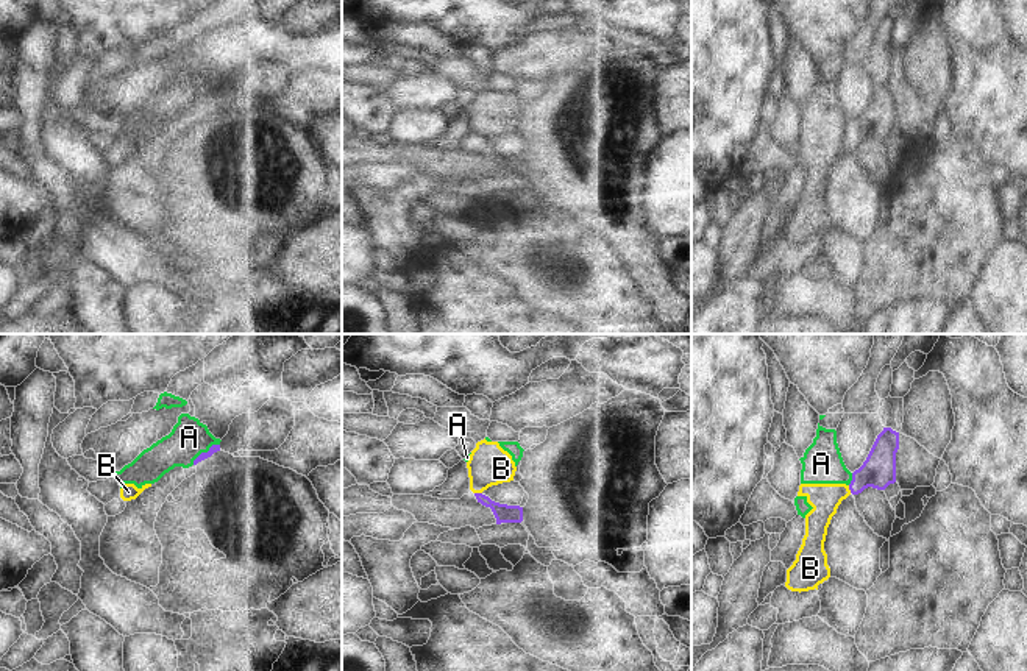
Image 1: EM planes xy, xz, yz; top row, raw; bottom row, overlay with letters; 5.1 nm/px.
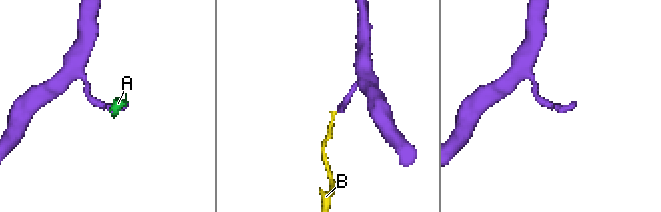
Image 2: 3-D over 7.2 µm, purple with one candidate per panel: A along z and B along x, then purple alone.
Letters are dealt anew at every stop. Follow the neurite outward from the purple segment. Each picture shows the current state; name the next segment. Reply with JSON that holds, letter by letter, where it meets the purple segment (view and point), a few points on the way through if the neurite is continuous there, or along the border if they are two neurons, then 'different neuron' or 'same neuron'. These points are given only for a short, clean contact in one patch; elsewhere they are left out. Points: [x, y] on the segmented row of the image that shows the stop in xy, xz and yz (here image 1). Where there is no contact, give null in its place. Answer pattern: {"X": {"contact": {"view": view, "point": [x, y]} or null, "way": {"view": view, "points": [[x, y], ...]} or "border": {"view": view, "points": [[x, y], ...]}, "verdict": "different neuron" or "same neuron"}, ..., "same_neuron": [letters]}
{"A": {"contact": {"view": "xy", "point": [205, 453]}, "verdict": "different neuron"}, "B": {"contact": {"view": "xz", "point": [478, 493]}, "border": {"view": "xz", "points": [[475, 492], [481, 493]]}, "verdict": "different neuron"}, "same_neuron": []}

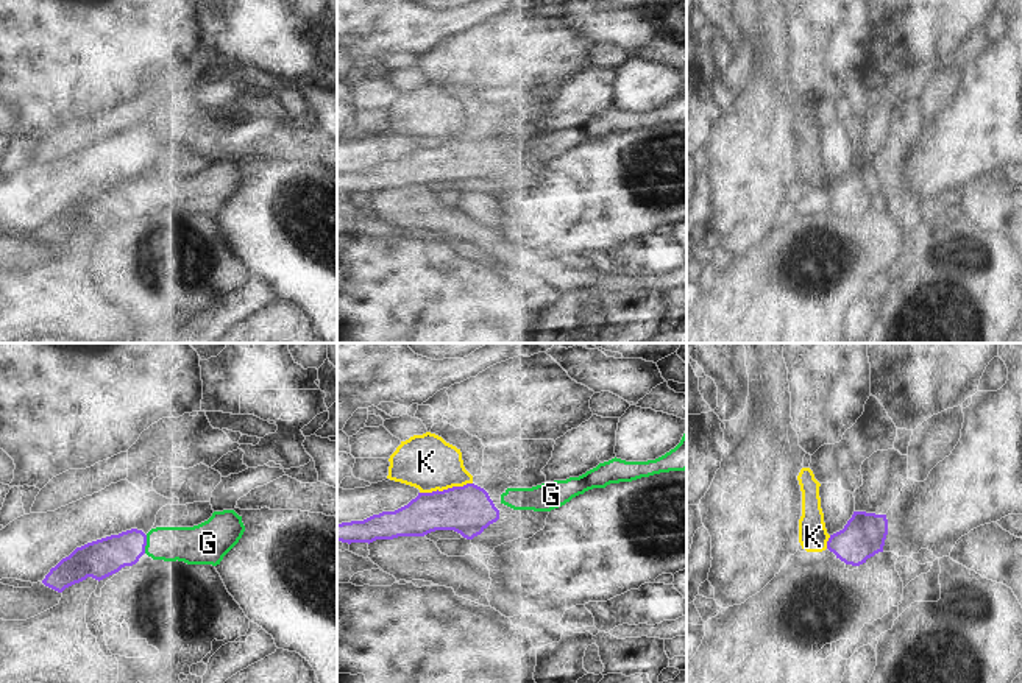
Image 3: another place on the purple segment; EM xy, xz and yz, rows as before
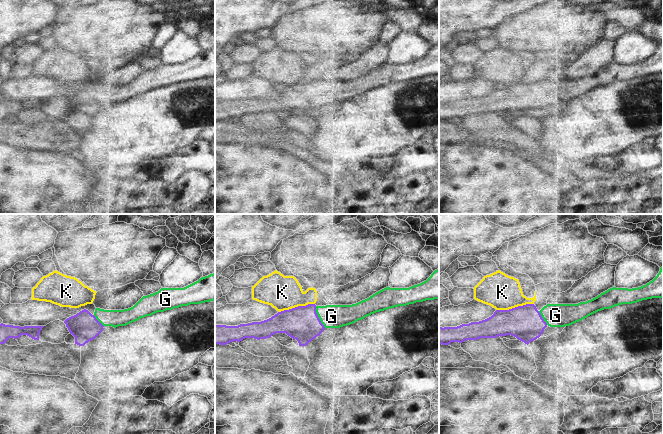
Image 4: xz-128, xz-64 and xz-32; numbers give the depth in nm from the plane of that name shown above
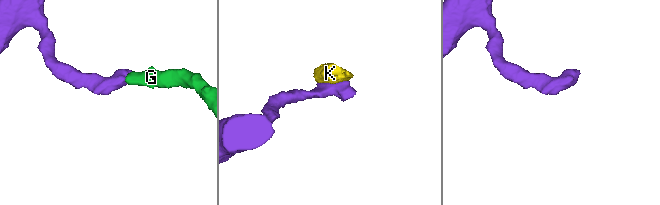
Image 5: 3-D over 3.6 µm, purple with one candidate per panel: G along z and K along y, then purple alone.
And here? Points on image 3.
{"G": {"contact": {"view": "xy", "point": [145, 544]}, "way": {"view": "xy", "points": [[100, 559], [131, 544], [145, 544], [194, 544]]}, "verdict": "same neuron"}, "K": {"contact": {"view": "xz", "point": [445, 490]}, "verdict": "different neuron"}, "same_neuron": ["G"]}

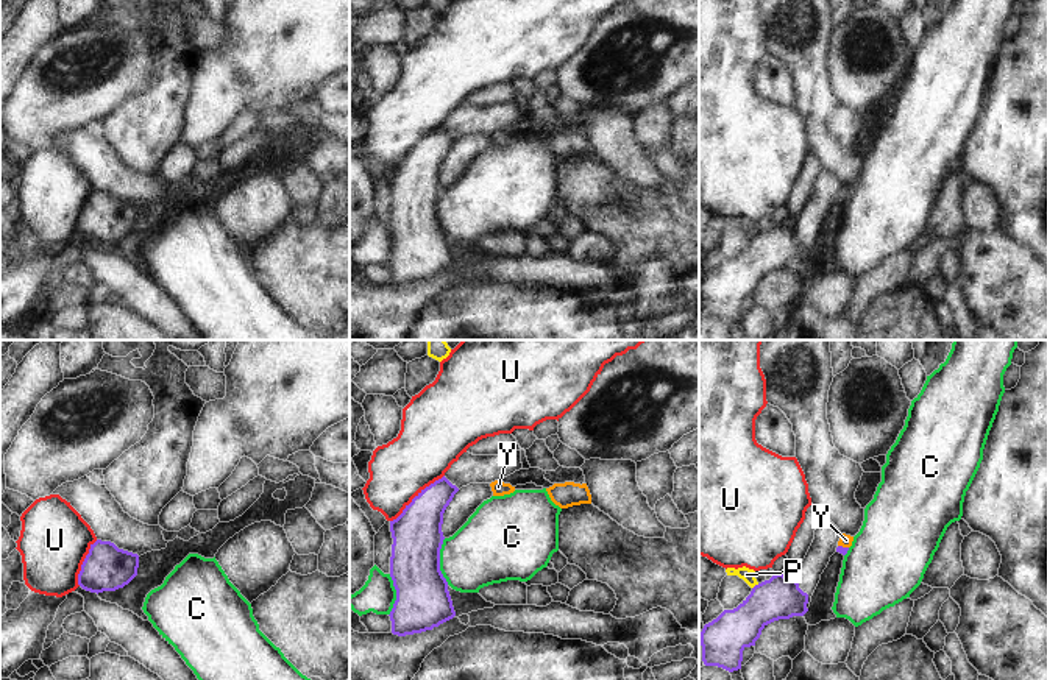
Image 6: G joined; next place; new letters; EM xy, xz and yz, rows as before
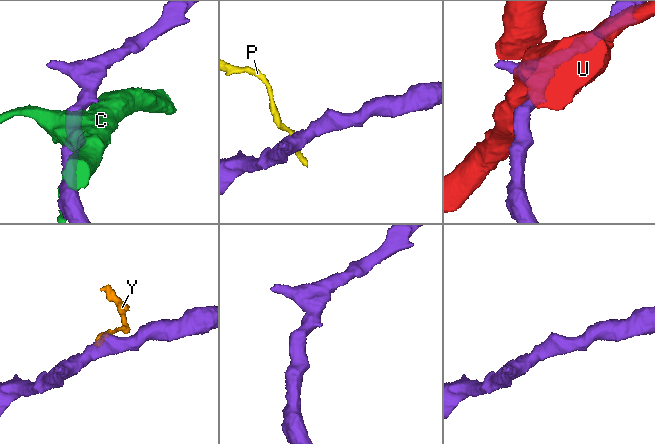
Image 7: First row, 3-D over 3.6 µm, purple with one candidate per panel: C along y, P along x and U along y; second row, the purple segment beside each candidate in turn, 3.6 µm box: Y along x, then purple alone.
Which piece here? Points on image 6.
{"C": {"contact": {"view": "xz", "point": [439, 562]}, "verdict": "different neuron"}, "P": {"contact": {"view": "yz", "point": [755, 585]}, "border": {"view": "yz", "points": [[759, 584], [752, 588]]}, "verdict": "different neuron"}, "U": {"contact": {"view": "xz", "point": [415, 496]}, "verdict": "different neuron"}, "Y": {"contact": {"view": "yz", "point": [841, 546]}, "way": {"view": "yz", "points": [[840, 549], [841, 546], [846, 540]]}, "verdict": "same neuron"}, "same_neuron": ["Y"]}

